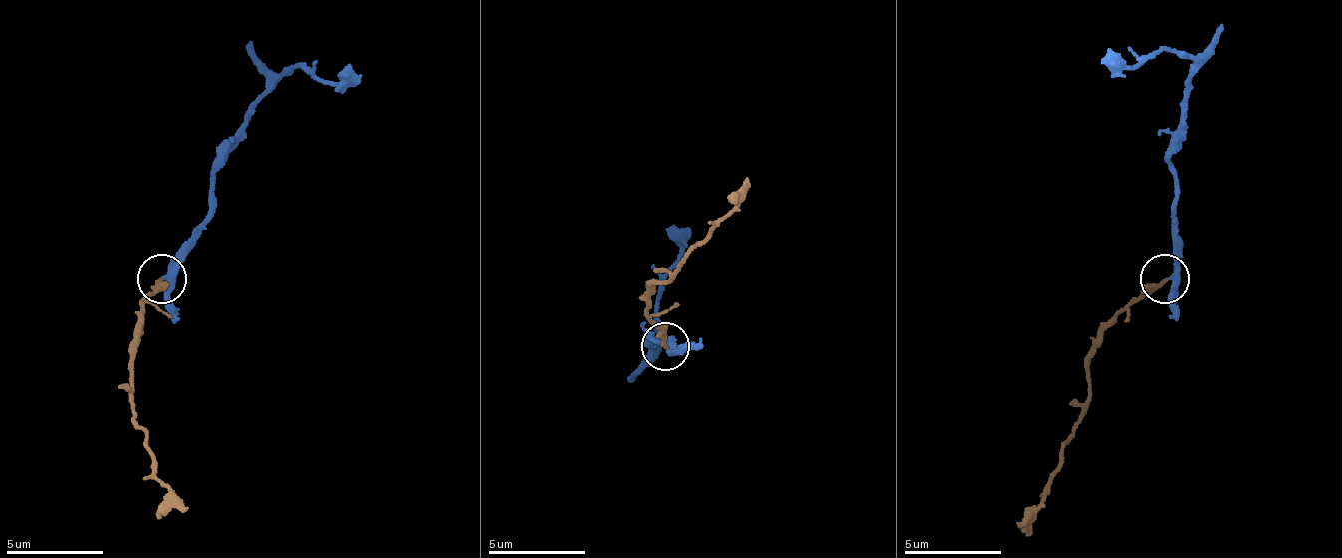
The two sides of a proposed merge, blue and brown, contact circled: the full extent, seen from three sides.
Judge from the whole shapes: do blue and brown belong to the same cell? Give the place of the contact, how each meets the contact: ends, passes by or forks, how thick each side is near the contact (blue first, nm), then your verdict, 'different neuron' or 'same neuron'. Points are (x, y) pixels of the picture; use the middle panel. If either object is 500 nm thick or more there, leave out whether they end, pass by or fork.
at (665, 346); blue passes by; brown ends there; 280 nm thick on the blue side, 280 nm on the other; same neuron

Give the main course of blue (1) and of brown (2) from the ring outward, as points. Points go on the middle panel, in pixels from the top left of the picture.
1: (669, 347), (669, 338), (646, 339), (652, 344), (657, 332), (657, 279), (677, 264), (677, 240), (687, 227)
2: (665, 347), (648, 295), (655, 281), (679, 270), (732, 209), (735, 200)

